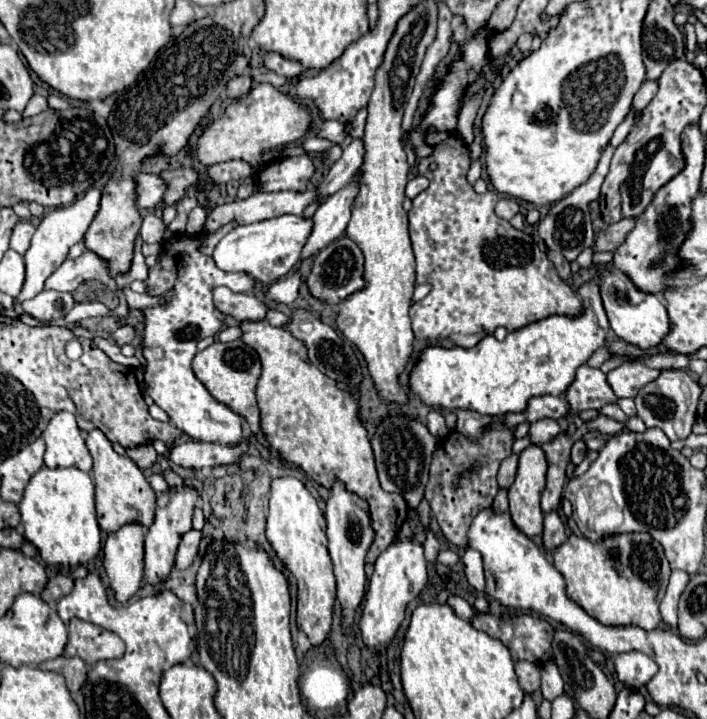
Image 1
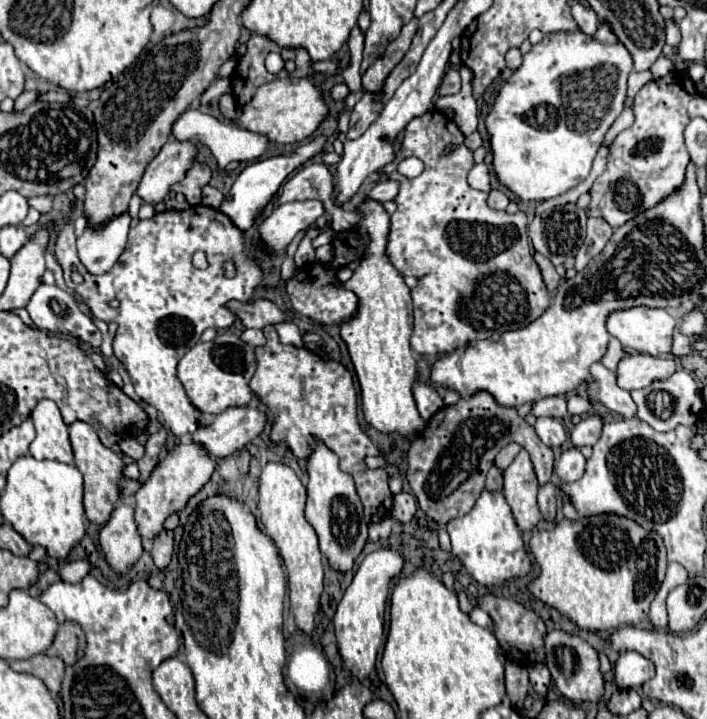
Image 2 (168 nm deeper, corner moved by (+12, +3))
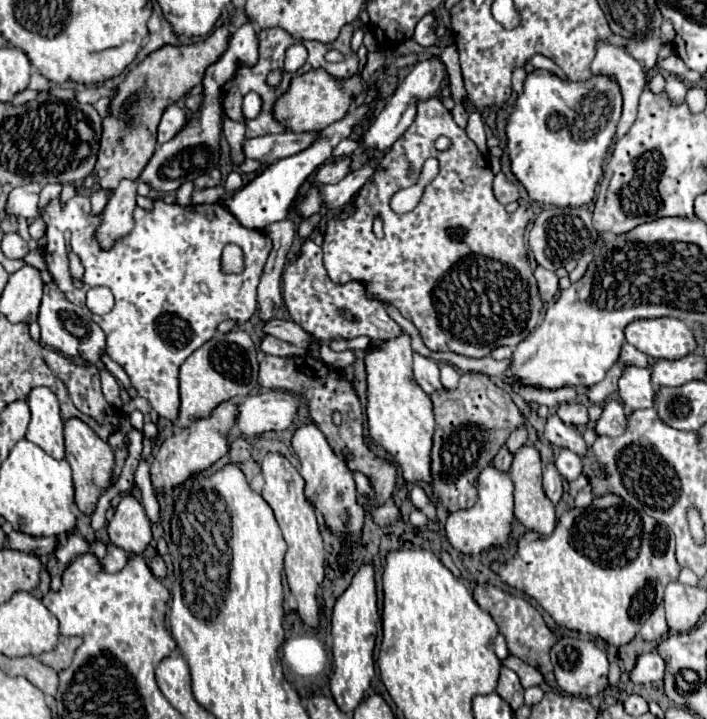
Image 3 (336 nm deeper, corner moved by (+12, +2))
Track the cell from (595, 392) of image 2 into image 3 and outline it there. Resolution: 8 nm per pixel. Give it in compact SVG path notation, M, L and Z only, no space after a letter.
M628 366L624 368L622 376L618 378L618 396L620 402L630 408L650 408L654 398L654 386L650 382L650 370L648 368L636 368Z

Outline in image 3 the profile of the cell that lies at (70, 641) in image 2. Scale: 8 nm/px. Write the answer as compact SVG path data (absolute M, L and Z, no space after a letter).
M60 636L56 648L50 650L50 652L40 654L38 658L46 666L52 666L56 672L60 672L60 670L66 670L72 664L74 652L80 644L82 644L82 638L78 638L78 636Z

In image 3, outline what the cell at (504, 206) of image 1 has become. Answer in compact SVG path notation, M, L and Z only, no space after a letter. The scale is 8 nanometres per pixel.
M496 174L496 178L494 178L494 196L500 204L506 206L506 204L518 200L518 188L514 184L510 184L504 174Z

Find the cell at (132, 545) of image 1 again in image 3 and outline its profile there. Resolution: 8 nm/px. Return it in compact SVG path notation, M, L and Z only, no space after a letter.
M124 494L114 518L108 522L110 542L128 554L140 554L152 540L150 520L136 498Z

